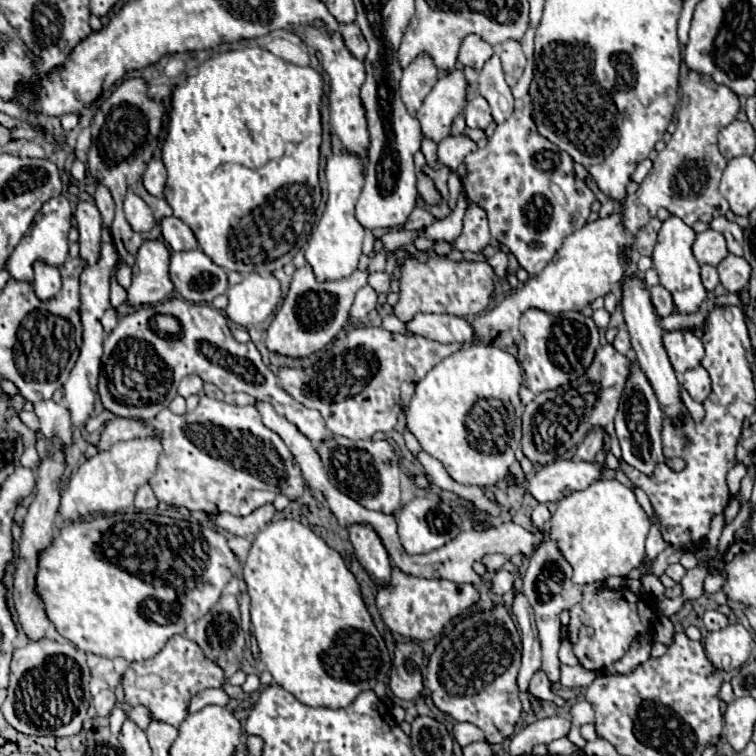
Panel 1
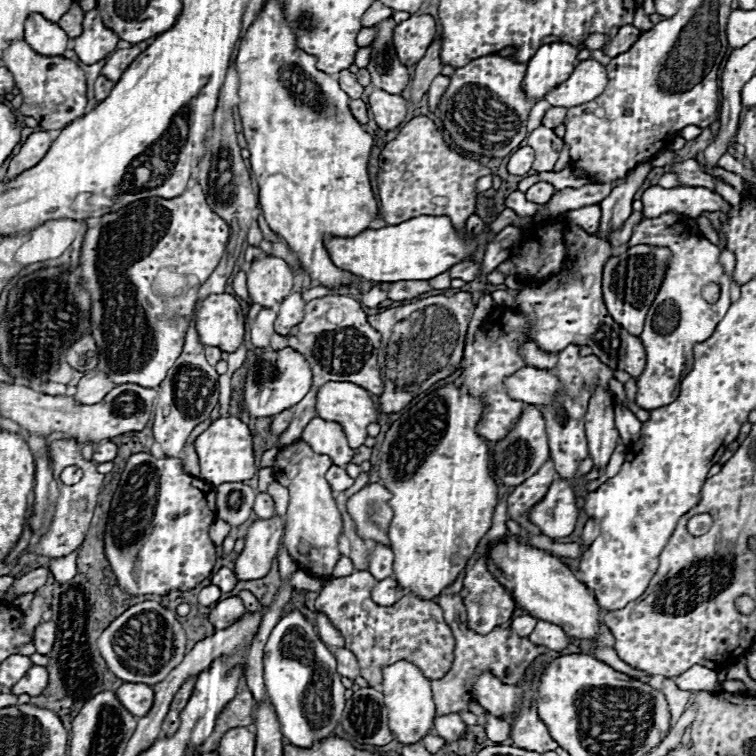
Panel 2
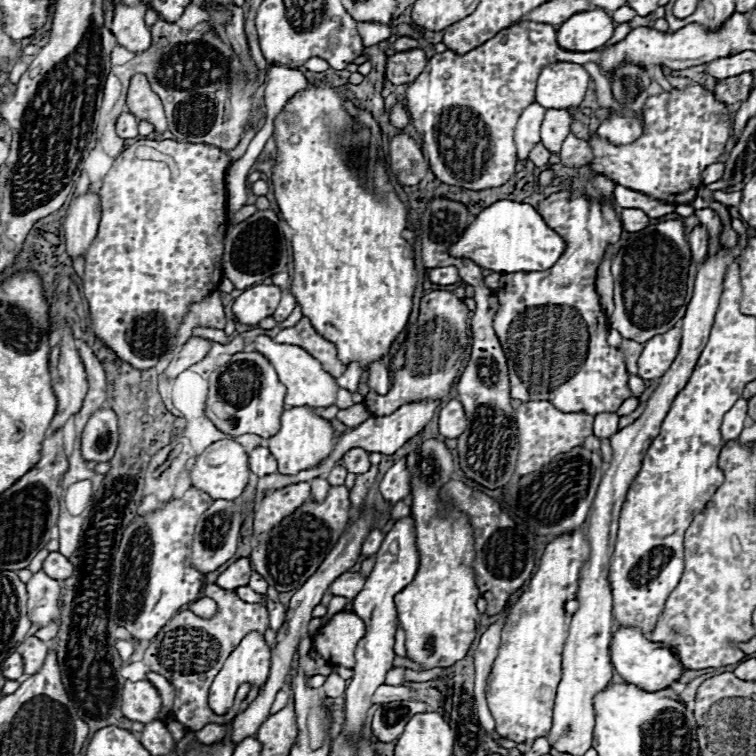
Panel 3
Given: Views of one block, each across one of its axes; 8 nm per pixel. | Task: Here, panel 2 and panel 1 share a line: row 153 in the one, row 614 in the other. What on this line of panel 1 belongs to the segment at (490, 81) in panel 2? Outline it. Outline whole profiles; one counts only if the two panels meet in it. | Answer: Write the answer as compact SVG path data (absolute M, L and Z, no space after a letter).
M504 604L466 616L452 628L452 632L442 636L428 660L426 688L434 706L458 722L478 726L490 744L508 740L522 716L520 692L516 686L520 656L520 632Z

